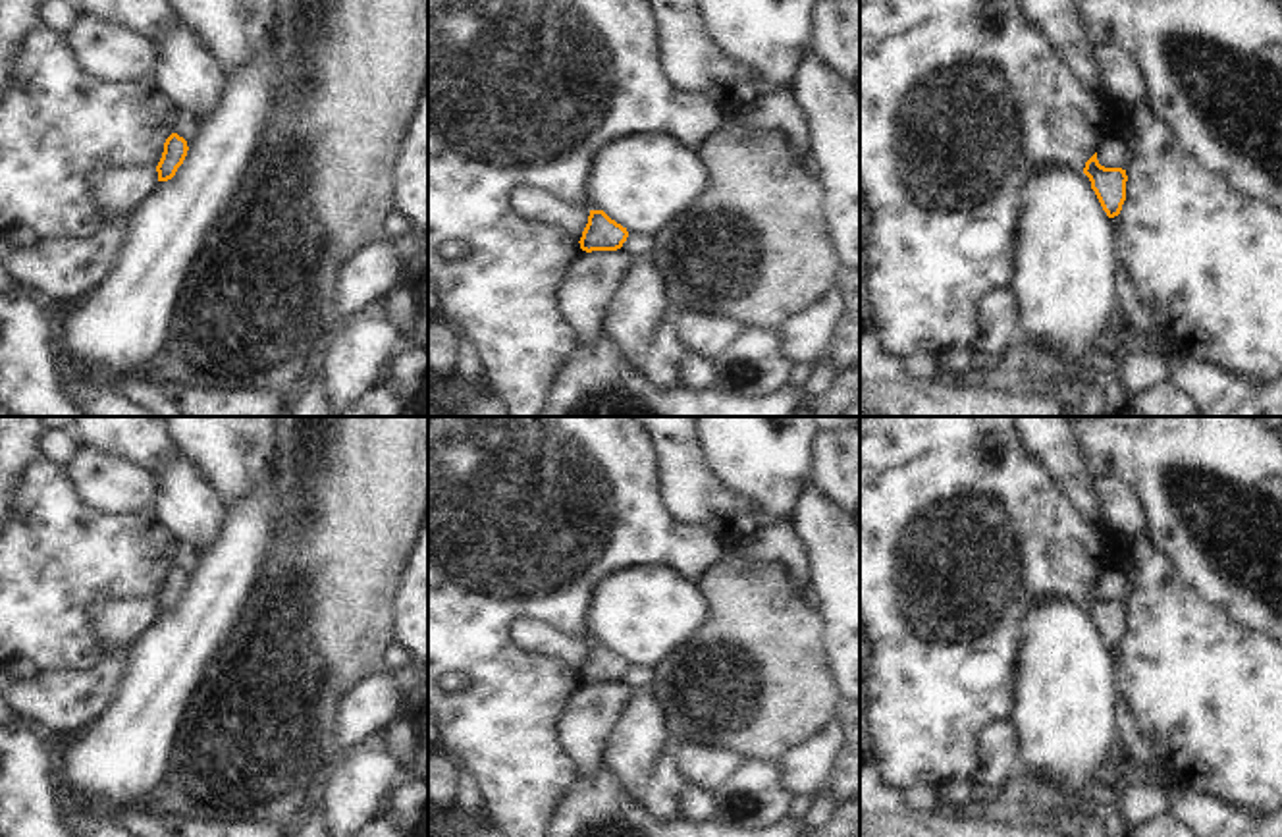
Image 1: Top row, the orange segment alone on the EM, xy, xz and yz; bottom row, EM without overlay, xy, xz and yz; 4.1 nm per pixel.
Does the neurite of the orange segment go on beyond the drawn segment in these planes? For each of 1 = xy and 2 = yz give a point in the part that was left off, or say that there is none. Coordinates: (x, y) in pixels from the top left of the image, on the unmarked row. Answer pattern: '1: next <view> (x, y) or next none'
1: next none
2: next none

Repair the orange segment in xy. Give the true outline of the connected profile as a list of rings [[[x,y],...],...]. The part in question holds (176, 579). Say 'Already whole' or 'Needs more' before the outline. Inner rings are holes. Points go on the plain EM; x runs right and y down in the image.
Already whole. [[[172,565],[164,575],[162,590],[156,598],[158,613],[168,613],[175,608],[177,600],[183,596],[187,588],[187,573],[177,565]]]

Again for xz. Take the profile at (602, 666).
Already whole. [[[590,642],[588,656],[580,669],[580,681],[592,683],[617,683],[627,673],[628,663],[603,642]]]

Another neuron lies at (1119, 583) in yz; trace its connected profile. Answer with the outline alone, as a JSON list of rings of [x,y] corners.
[[[1124,559],[1097,579],[1097,592],[1105,600],[1128,602],[1137,586],[1139,565],[1135,559]]]

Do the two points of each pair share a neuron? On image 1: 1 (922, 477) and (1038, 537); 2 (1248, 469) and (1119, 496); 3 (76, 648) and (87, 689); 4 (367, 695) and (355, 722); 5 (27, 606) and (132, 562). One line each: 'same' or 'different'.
1: same
2: different
3: different
4: same
5: same

